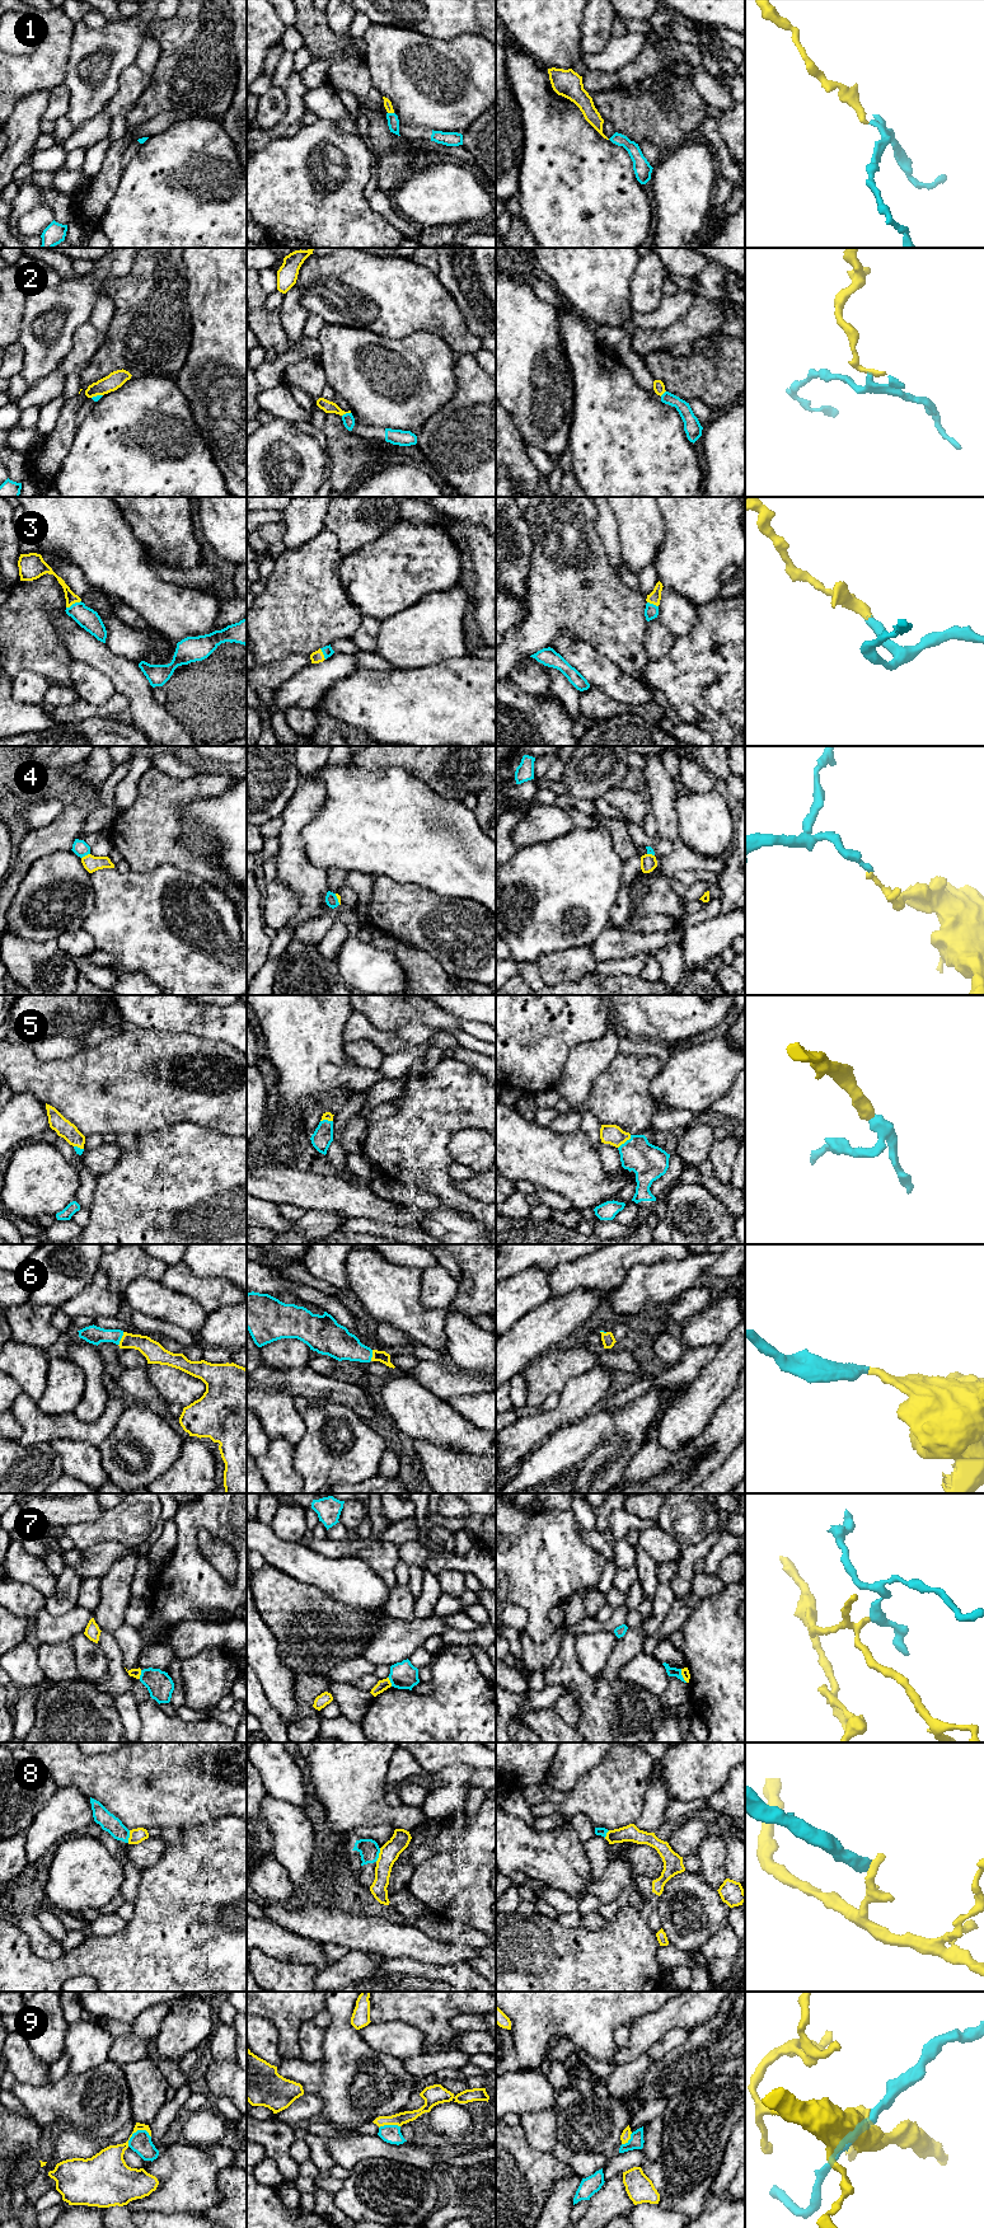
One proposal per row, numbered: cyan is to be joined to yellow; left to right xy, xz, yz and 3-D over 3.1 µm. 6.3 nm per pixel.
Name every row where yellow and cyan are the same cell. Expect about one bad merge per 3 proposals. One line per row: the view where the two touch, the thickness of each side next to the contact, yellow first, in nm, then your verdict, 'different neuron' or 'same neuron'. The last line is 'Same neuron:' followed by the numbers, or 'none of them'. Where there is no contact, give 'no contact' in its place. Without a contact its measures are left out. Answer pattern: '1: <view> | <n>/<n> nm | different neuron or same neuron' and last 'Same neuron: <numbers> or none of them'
1: xz | 50/80 nm | same neuron
2: xz | 80/80 nm | different neuron
3: xy | 70/140 nm | same neuron
4: xy | 100/100 nm | different neuron
5: yz | 130/220 nm | same neuron
6: xy | 130/120 nm | same neuron
7: xz | 70/180 nm | different neuron
8: xz | 120/130 nm | different neuron
9: xy | 180/140 nm | different neuron
Same neuron: 1, 3, 5, 6

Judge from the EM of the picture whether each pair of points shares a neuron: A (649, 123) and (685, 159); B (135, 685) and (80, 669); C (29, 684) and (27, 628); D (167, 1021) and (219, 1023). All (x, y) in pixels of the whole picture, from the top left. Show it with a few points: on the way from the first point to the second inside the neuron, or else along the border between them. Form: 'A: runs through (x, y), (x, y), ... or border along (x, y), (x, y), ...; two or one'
A: border along (690, 137), (668, 153); two
B: border along (80, 660), (97, 667), (111, 681), (116, 692); two
C: border along (45, 676), (20, 671), (13, 679); two
D: runs through (179, 1021), (201, 1021), (206, 1023); one

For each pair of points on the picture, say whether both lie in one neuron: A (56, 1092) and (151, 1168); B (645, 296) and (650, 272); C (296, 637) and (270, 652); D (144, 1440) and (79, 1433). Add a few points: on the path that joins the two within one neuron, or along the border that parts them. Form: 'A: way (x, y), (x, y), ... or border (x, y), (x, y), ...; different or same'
A: border (164, 1129), (135, 1136); different
B: way (646, 290), (649, 278); same
C: way (290, 637), (285, 637), (276, 646); same
D: border (123, 1411), (115, 1427), (97, 1445); different

